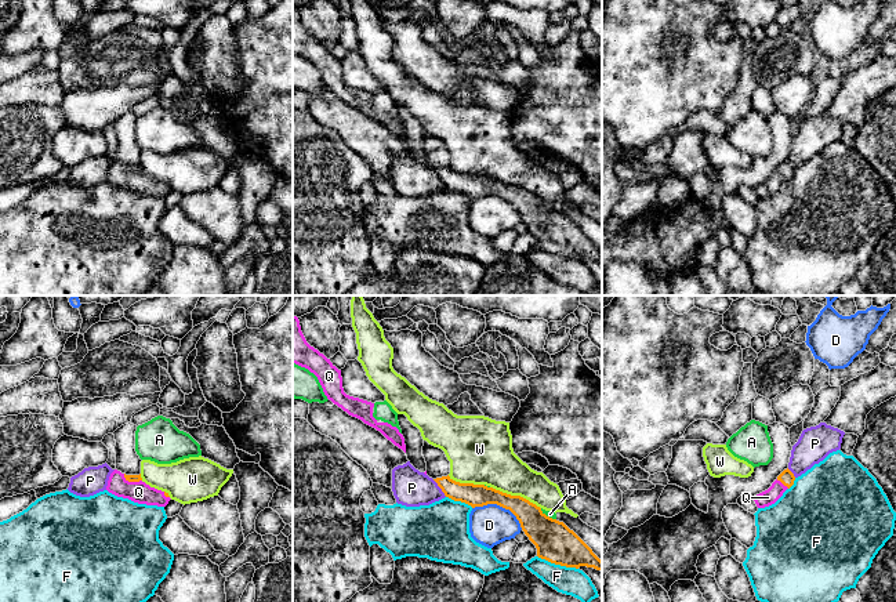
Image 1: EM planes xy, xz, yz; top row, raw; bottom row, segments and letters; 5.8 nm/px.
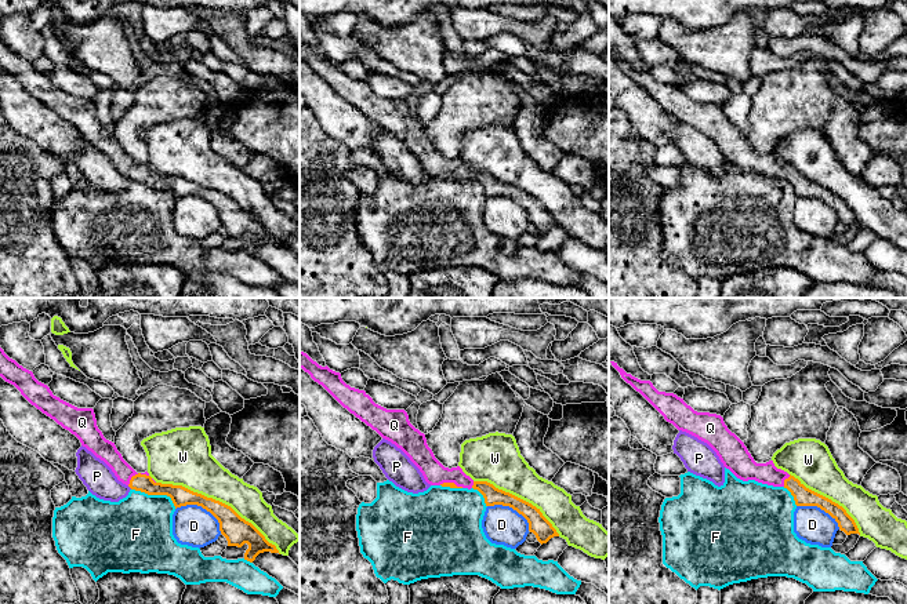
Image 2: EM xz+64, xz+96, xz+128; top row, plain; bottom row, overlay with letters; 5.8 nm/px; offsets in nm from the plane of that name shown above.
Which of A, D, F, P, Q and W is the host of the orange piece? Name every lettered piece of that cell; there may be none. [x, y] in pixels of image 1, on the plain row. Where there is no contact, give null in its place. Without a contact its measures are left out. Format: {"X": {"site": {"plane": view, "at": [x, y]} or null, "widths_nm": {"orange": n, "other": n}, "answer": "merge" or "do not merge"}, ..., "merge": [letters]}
{"A": {"site": {"plane": "xz", "at": [548, 207]}, "widths_nm": {"orange": 220, "other": 40}, "answer": "do not merge"}, "D": {"site": {"plane": "xz", "at": [500, 196]}, "widths_nm": {"orange": 170, "other": 240}, "answer": "do not merge"}, "F": {"site": {"plane": "xz", "at": [558, 254]}, "widths_nm": {"orange": 220, "other": 160}, "answer": "do not merge"}, "P": {"site": {"plane": "xz", "at": [439, 177]}, "widths_nm": {"orange": 130, "other": 220}, "answer": "do not merge"}, "Q": {"site": {"plane": "yz", "at": [783, 174]}, "widths_nm": {"orange": 90, "other": 90}, "answer": "merge"}, "W": {"site": {"plane": "xz", "at": [515, 187]}, "widths_nm": {"orange": 170, "other": 280}, "answer": "do not merge"}, "merge": ["Q"]}

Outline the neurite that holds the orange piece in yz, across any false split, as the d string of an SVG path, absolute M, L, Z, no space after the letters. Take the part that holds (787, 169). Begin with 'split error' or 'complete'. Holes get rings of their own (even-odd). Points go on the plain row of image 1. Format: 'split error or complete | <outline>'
split error | M788 159L784 160L768 181L754 186L757 197L765 199L775 195L794 175L794 171L794 164Z

